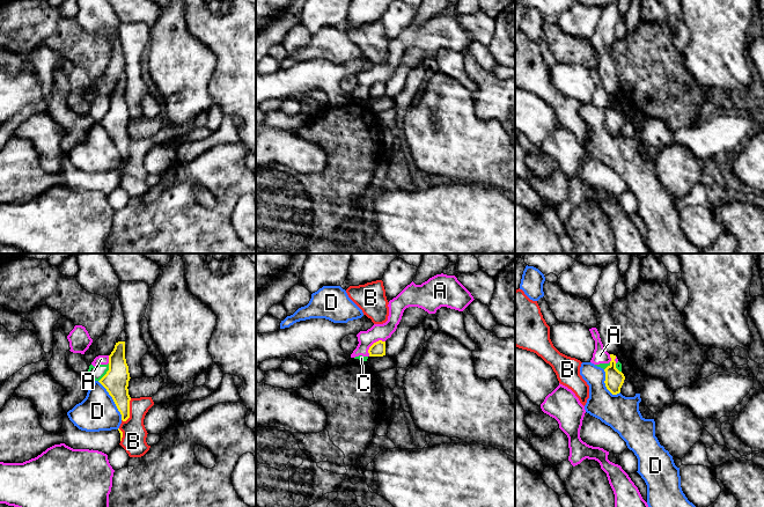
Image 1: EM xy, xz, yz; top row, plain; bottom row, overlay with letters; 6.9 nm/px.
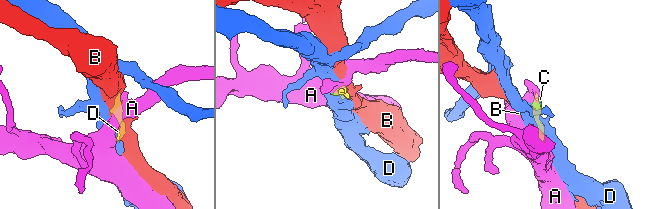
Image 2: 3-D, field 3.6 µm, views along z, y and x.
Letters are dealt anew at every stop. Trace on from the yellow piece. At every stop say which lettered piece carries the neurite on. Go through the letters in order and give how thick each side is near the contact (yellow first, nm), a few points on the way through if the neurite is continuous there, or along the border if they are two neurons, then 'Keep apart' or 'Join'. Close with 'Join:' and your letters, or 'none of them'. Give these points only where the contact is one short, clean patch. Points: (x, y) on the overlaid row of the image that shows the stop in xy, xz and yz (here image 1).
A: Thickness 100 nm (yellow) against 110 nm. Boundary: xz (384, 340), (374, 343), (368, 348), (368, 355). Keep apart
B: Thickness 180 nm (yellow) against 170 nm. Keep apart
C: Thickness 180 nm (yellow) against 90 nm. Boundary: xy (109, 364), (109, 369), (98, 381). Keep apart
D: Thickness 180 nm (yellow) against 260 nm. Keep apart
Join: none of them

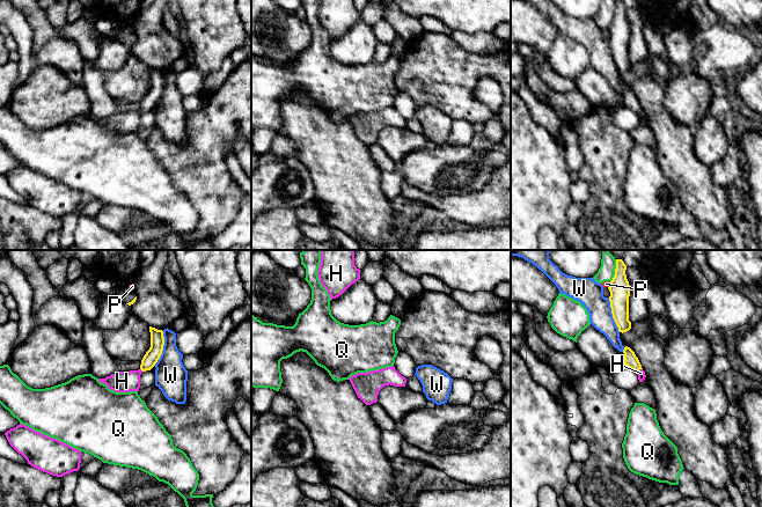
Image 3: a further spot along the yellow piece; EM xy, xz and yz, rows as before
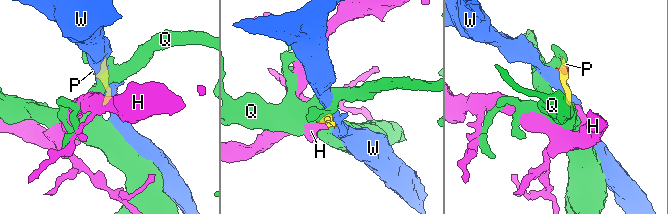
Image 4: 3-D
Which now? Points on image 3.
H: Thickness 90 nm (yellow) against 60 nm. Path across: yz (630, 359), (639, 368), (640, 373). Join
P: Thickness 140 nm (yellow) against 50 nm. Boundary: yz (610, 281), (608, 287). Keep apart
Q: Thickness 140 nm (yellow) against 120 nm. Boundary: yz (616, 259), (614, 277), (610, 281). Keep apart
W: Thickness 100 nm (yellow) against 220 nm. Keep apart
Join: H

